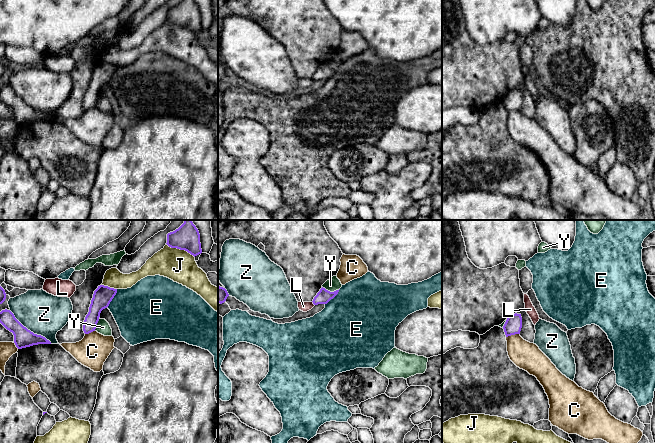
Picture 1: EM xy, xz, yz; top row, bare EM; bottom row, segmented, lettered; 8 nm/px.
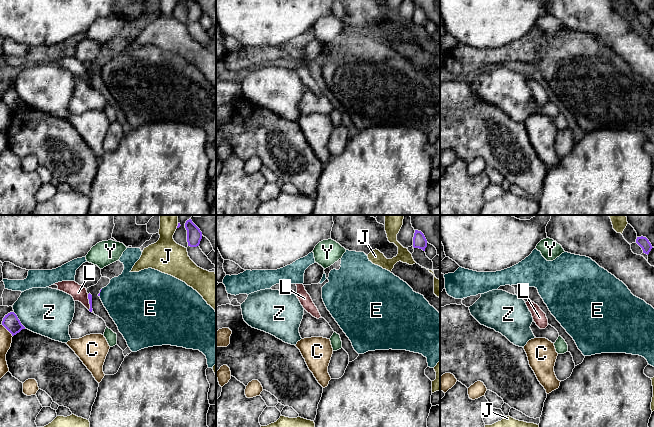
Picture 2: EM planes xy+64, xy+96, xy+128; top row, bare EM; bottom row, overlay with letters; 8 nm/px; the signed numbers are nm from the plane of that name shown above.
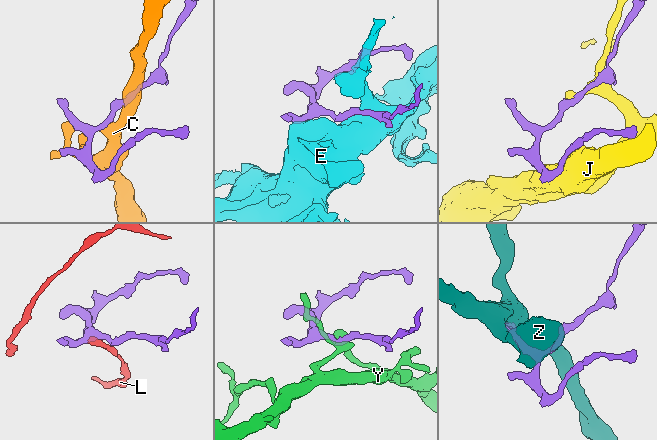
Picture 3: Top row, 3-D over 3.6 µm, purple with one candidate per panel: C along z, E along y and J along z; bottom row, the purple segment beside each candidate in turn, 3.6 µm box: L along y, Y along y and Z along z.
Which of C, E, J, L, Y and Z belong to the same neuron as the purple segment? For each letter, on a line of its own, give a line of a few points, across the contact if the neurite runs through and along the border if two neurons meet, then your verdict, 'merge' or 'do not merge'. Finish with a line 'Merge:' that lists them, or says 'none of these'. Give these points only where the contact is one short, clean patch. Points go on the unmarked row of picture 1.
C: do not merge
E: do not merge
J: do not merge
L: xz (312, 77), (314, 81) | do not merge
Y: xz (322, 62), (330, 67), (339, 65) | do not merge
Z: do not merge
Merge: none of these

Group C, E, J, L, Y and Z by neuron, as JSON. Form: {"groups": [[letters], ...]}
{"groups": [["C"], ["E"], ["J"], ["L"], ["Y"], ["Z"]]}

